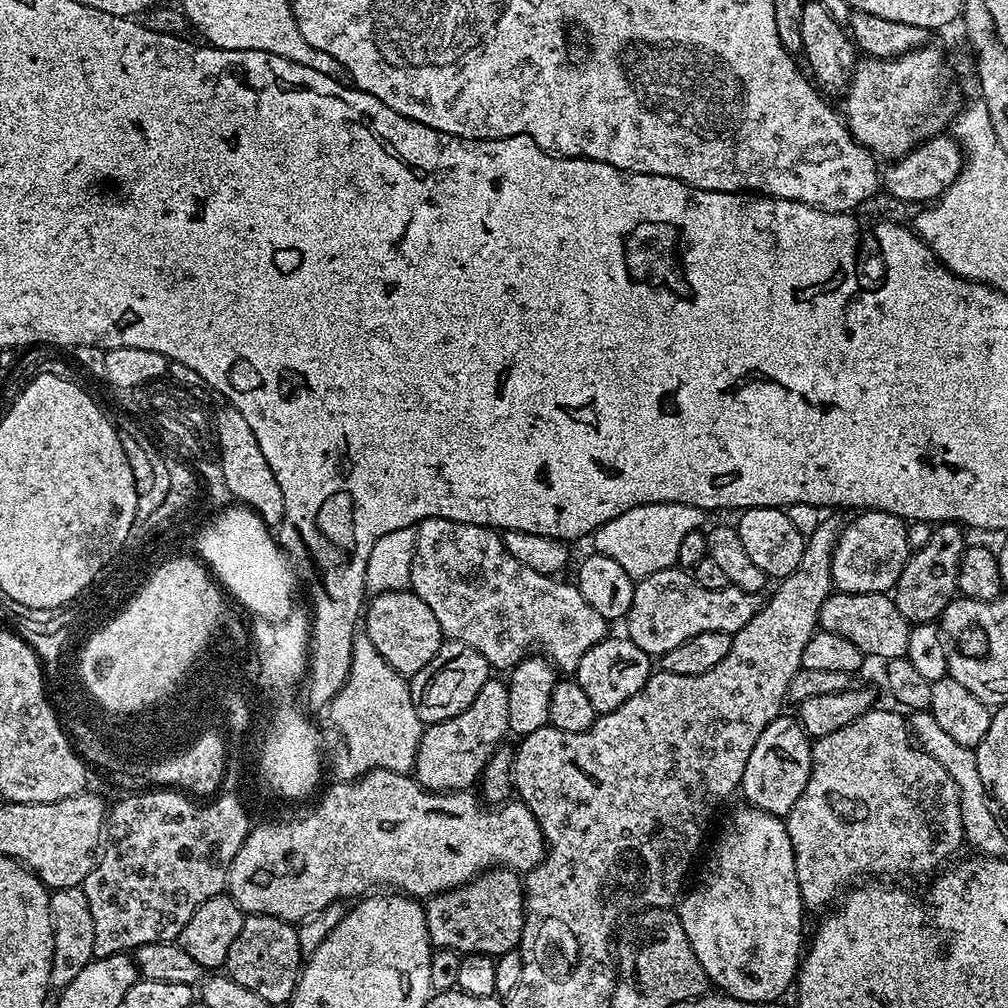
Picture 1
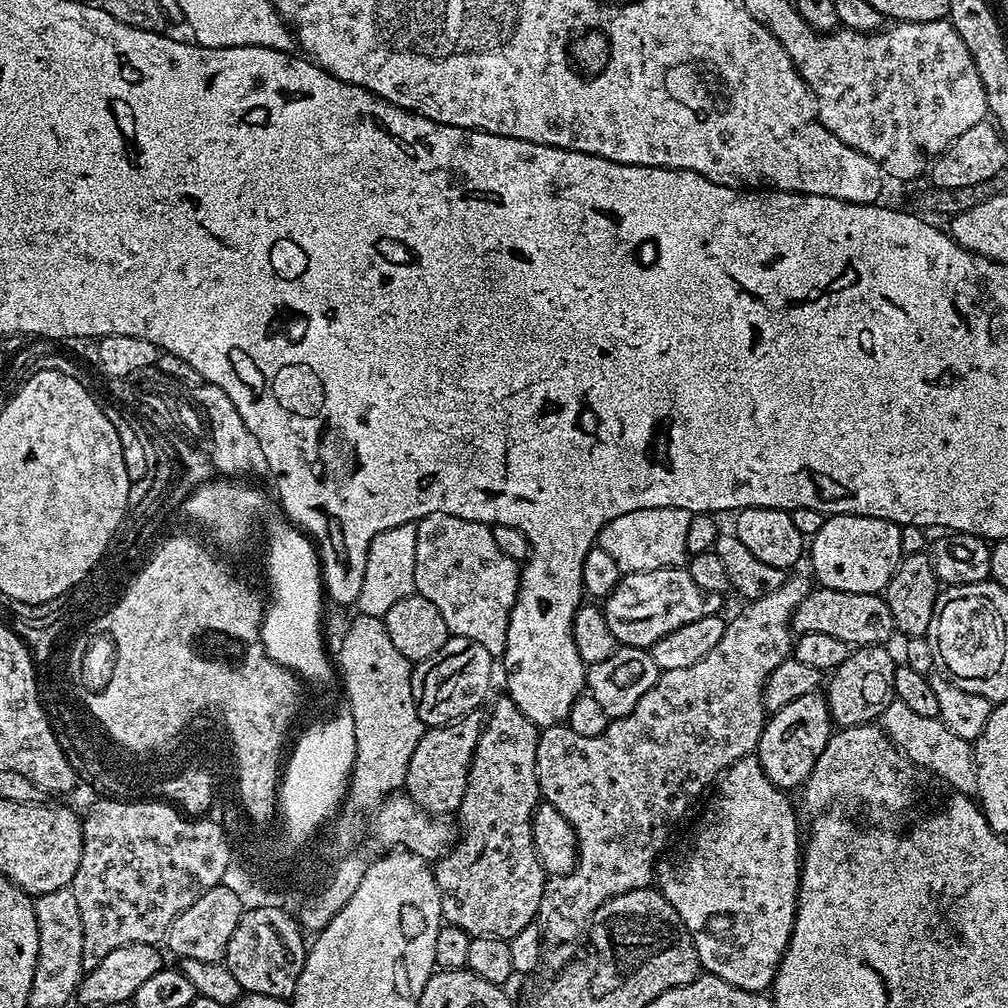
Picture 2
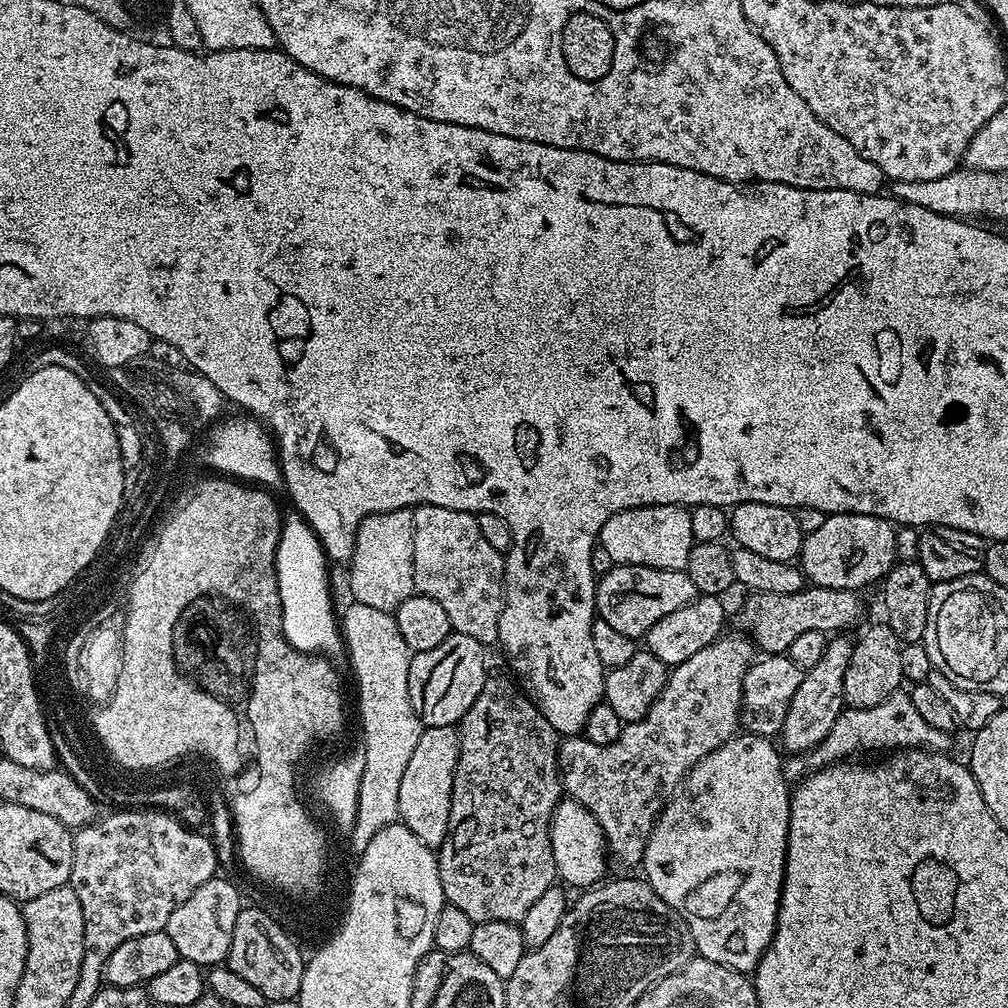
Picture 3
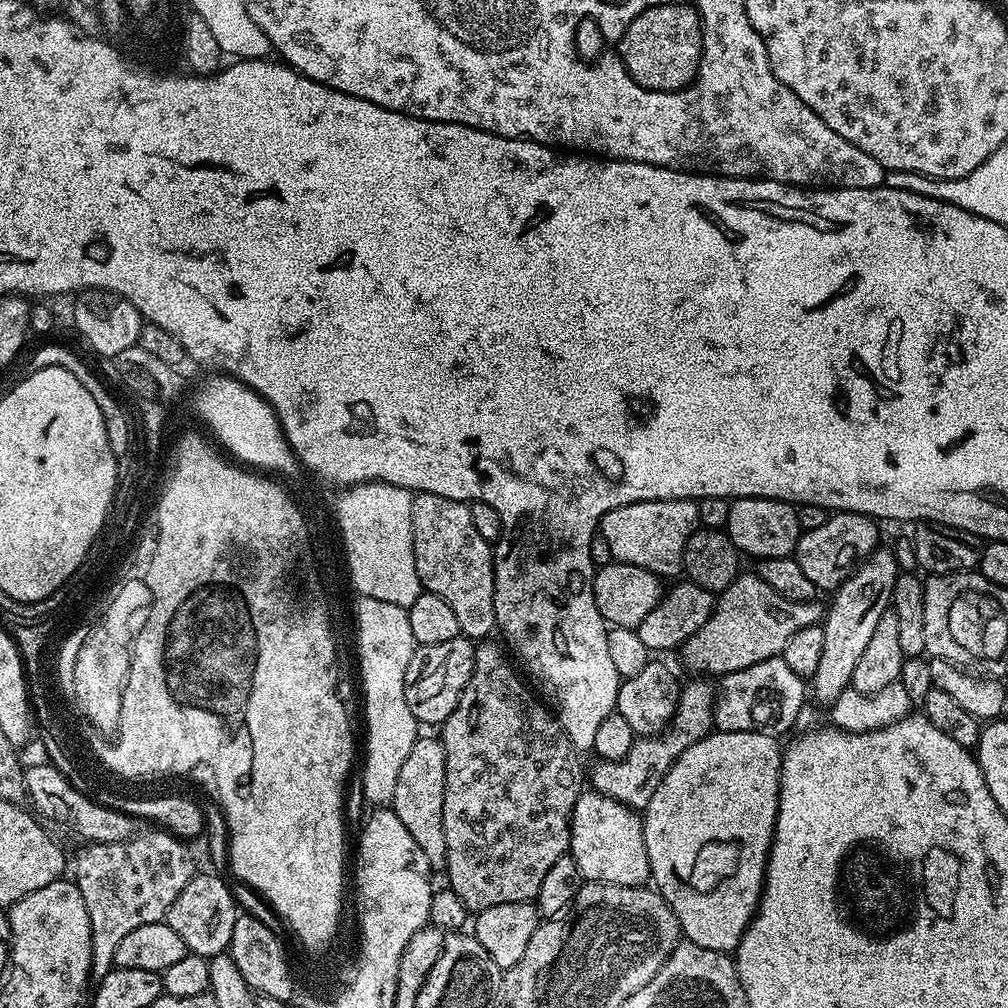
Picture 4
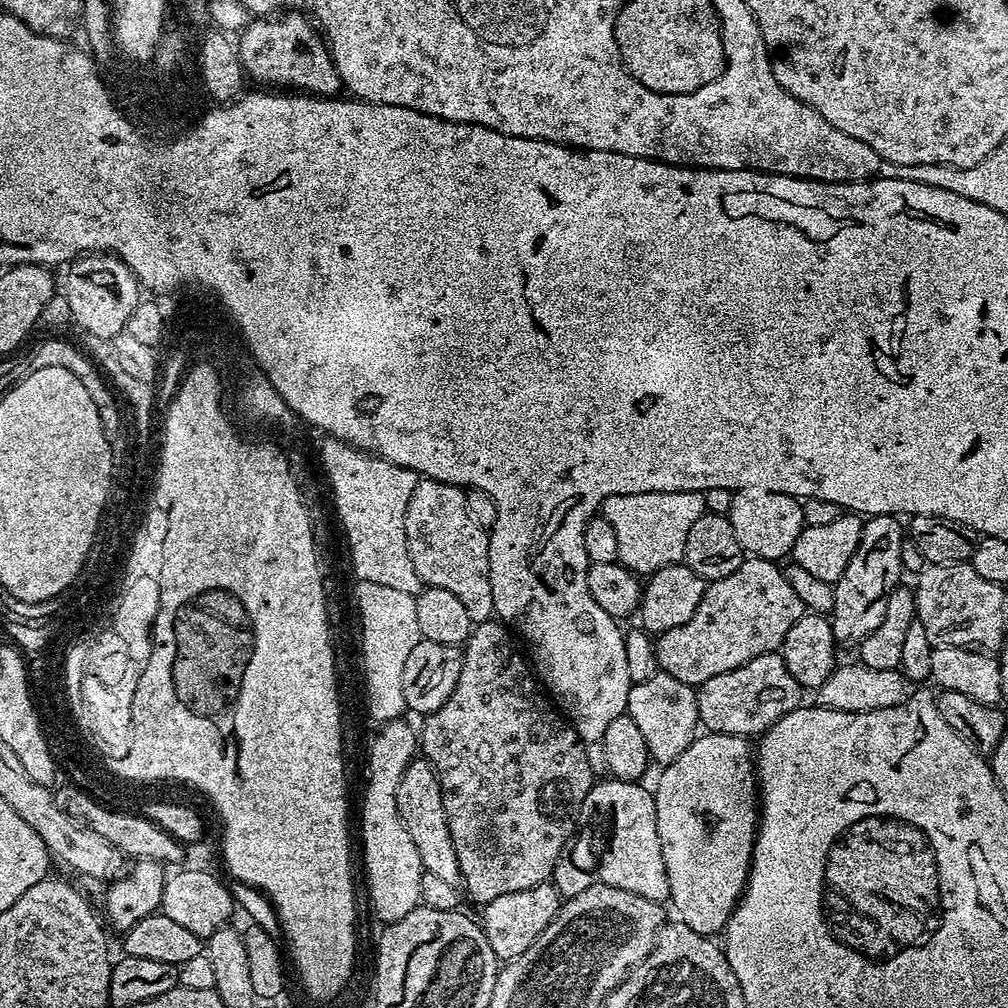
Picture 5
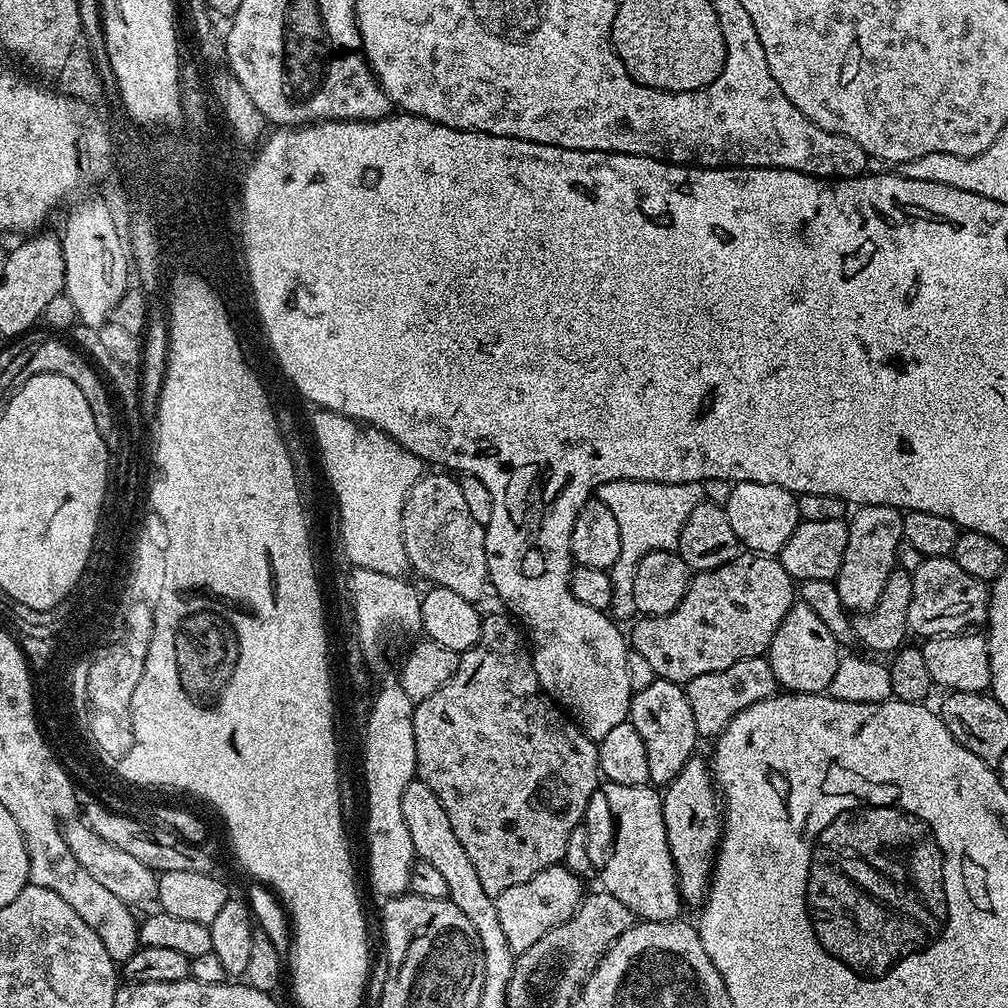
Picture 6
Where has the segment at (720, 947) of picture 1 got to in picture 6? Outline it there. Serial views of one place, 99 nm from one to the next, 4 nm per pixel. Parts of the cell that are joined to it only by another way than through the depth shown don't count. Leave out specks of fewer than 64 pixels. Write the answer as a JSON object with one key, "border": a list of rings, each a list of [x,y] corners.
{"border":[[[693,756],[679,772],[678,777],[665,787],[662,794],[664,801],[664,821],[666,836],[670,842],[670,854],[676,867],[676,884],[680,888],[680,899],[685,905],[703,905],[708,885],[712,879],[712,866],[716,862],[716,849],[720,847],[722,835],[722,800],[718,795],[707,761]]]}

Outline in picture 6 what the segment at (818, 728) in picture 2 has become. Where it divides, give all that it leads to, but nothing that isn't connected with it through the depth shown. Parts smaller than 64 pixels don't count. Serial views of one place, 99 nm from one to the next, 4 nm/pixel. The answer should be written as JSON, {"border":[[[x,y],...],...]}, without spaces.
{"border":[[[861,504],[851,513],[847,525],[846,554],[842,558],[842,566],[838,570],[834,583],[838,598],[845,610],[852,614],[859,614],[868,612],[878,602],[878,598],[882,598],[886,578],[890,578],[893,568],[897,567],[896,551],[900,540],[904,539],[904,512],[899,508],[891,508],[888,504]]]}

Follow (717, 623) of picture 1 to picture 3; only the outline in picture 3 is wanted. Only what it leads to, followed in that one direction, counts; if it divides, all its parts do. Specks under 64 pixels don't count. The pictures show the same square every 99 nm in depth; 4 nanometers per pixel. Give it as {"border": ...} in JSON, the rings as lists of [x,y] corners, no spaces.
{"border":[[[618,564],[596,581],[596,614],[599,619],[610,622],[618,634],[642,638],[650,626],[654,626],[654,622],[666,618],[666,614],[671,614],[673,610],[680,610],[696,599],[697,595],[694,582],[690,582],[687,571]]]}

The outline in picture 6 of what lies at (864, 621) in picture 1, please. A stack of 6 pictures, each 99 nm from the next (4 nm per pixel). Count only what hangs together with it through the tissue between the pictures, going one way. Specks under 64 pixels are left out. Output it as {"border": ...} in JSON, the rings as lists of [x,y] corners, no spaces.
{"border":[[[744,550],[739,556],[726,562],[726,566],[695,573],[689,579],[682,602],[678,602],[678,606],[670,614],[637,619],[631,625],[630,648],[631,651],[642,654],[646,662],[650,662],[659,679],[673,680],[674,683],[684,686],[688,681],[698,678],[698,674],[726,670],[726,666],[734,666],[734,662],[764,656],[772,645],[778,626],[782,626],[782,618],[786,618],[793,603],[794,581],[779,559],[776,556]]]}

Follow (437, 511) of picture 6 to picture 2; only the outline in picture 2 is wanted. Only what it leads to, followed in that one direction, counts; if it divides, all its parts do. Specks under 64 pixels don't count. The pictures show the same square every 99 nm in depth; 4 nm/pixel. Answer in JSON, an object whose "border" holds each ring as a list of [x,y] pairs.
{"border":[[[432,512],[418,521],[416,533],[414,582],[418,595],[438,606],[451,635],[478,642],[493,658],[503,657],[508,609],[520,589],[521,565],[498,550],[489,525],[473,520]]]}

